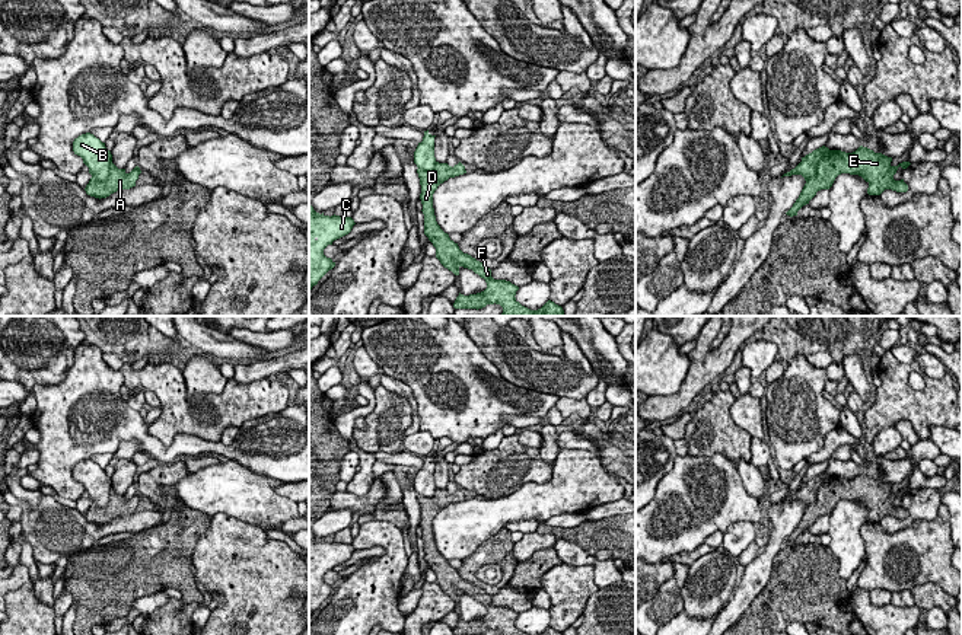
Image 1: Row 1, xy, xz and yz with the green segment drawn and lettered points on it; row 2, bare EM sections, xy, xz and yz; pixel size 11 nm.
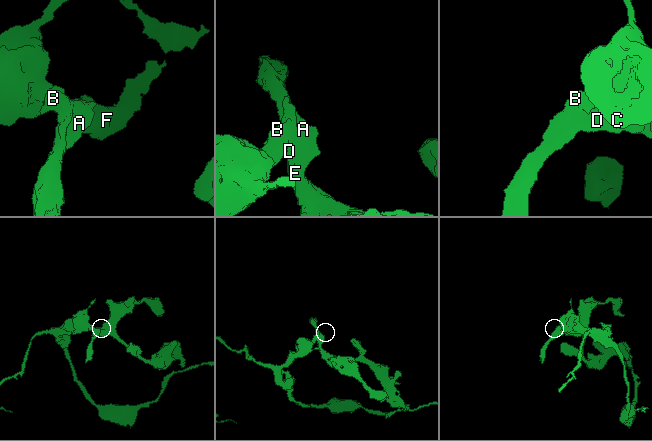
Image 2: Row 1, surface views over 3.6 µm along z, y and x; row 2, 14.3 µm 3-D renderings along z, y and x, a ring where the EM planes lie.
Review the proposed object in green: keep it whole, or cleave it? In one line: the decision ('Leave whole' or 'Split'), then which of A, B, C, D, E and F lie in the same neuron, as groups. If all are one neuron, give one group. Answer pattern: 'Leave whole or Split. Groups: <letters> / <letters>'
Split. Groups: A D E F / B C

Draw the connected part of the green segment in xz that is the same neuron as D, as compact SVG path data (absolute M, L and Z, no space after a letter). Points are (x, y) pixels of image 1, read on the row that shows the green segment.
M459 162L453 167L447 163L436 163L433 170L417 169L421 194L420 200L423 204L424 214L424 234L436 248L436 258L440 264L452 271L455 275L459 275L459 268L472 269L481 278L485 280L487 288L477 294L464 296L459 293L453 307L455 309L482 309L487 304L500 304L503 313L500 316L564 316L561 306L548 300L541 309L531 310L522 306L516 300L517 285L506 280L494 280L491 277L491 269L482 262L477 261L468 253L464 253L458 243L455 243L447 233L445 233L436 221L434 208L433 208L433 194L440 184L449 178L455 178L466 173L465 166Z

